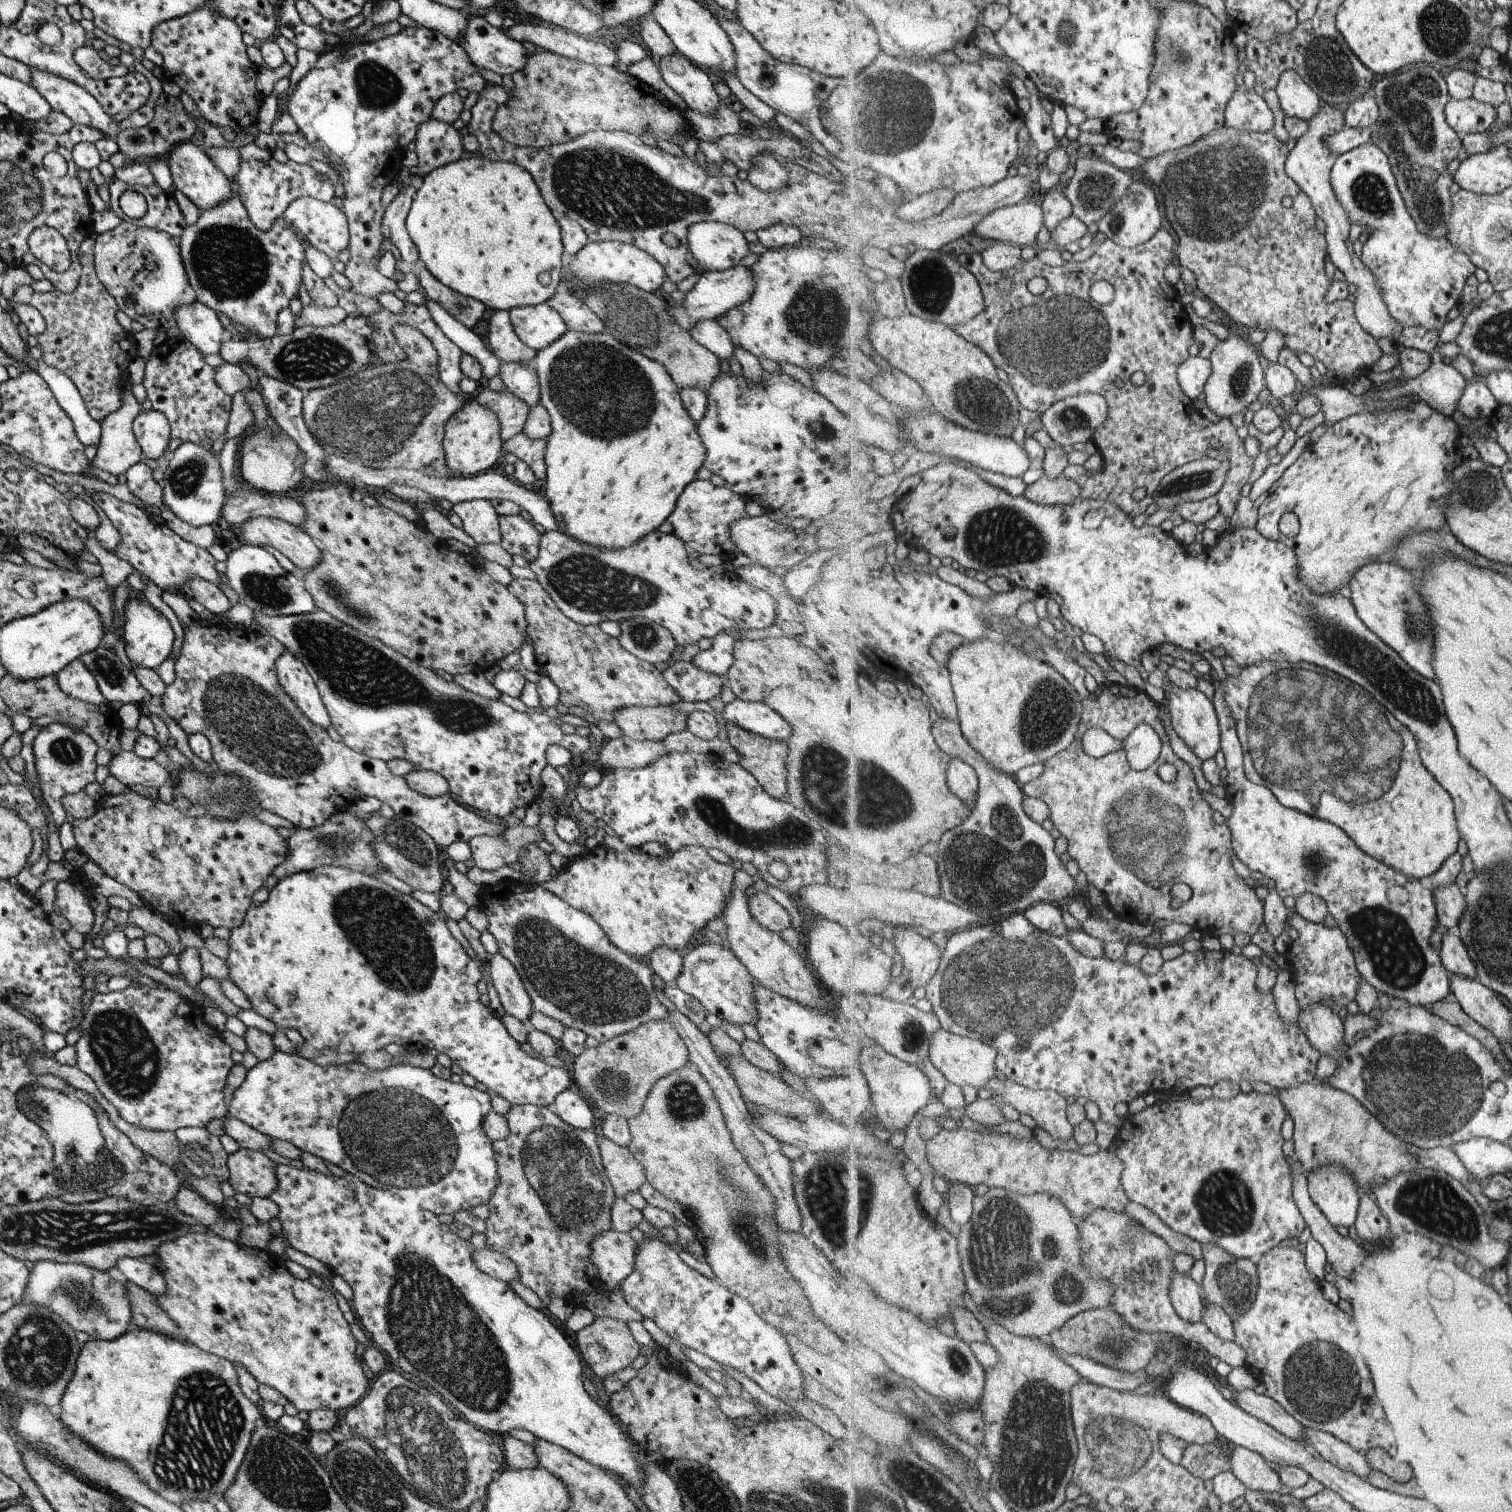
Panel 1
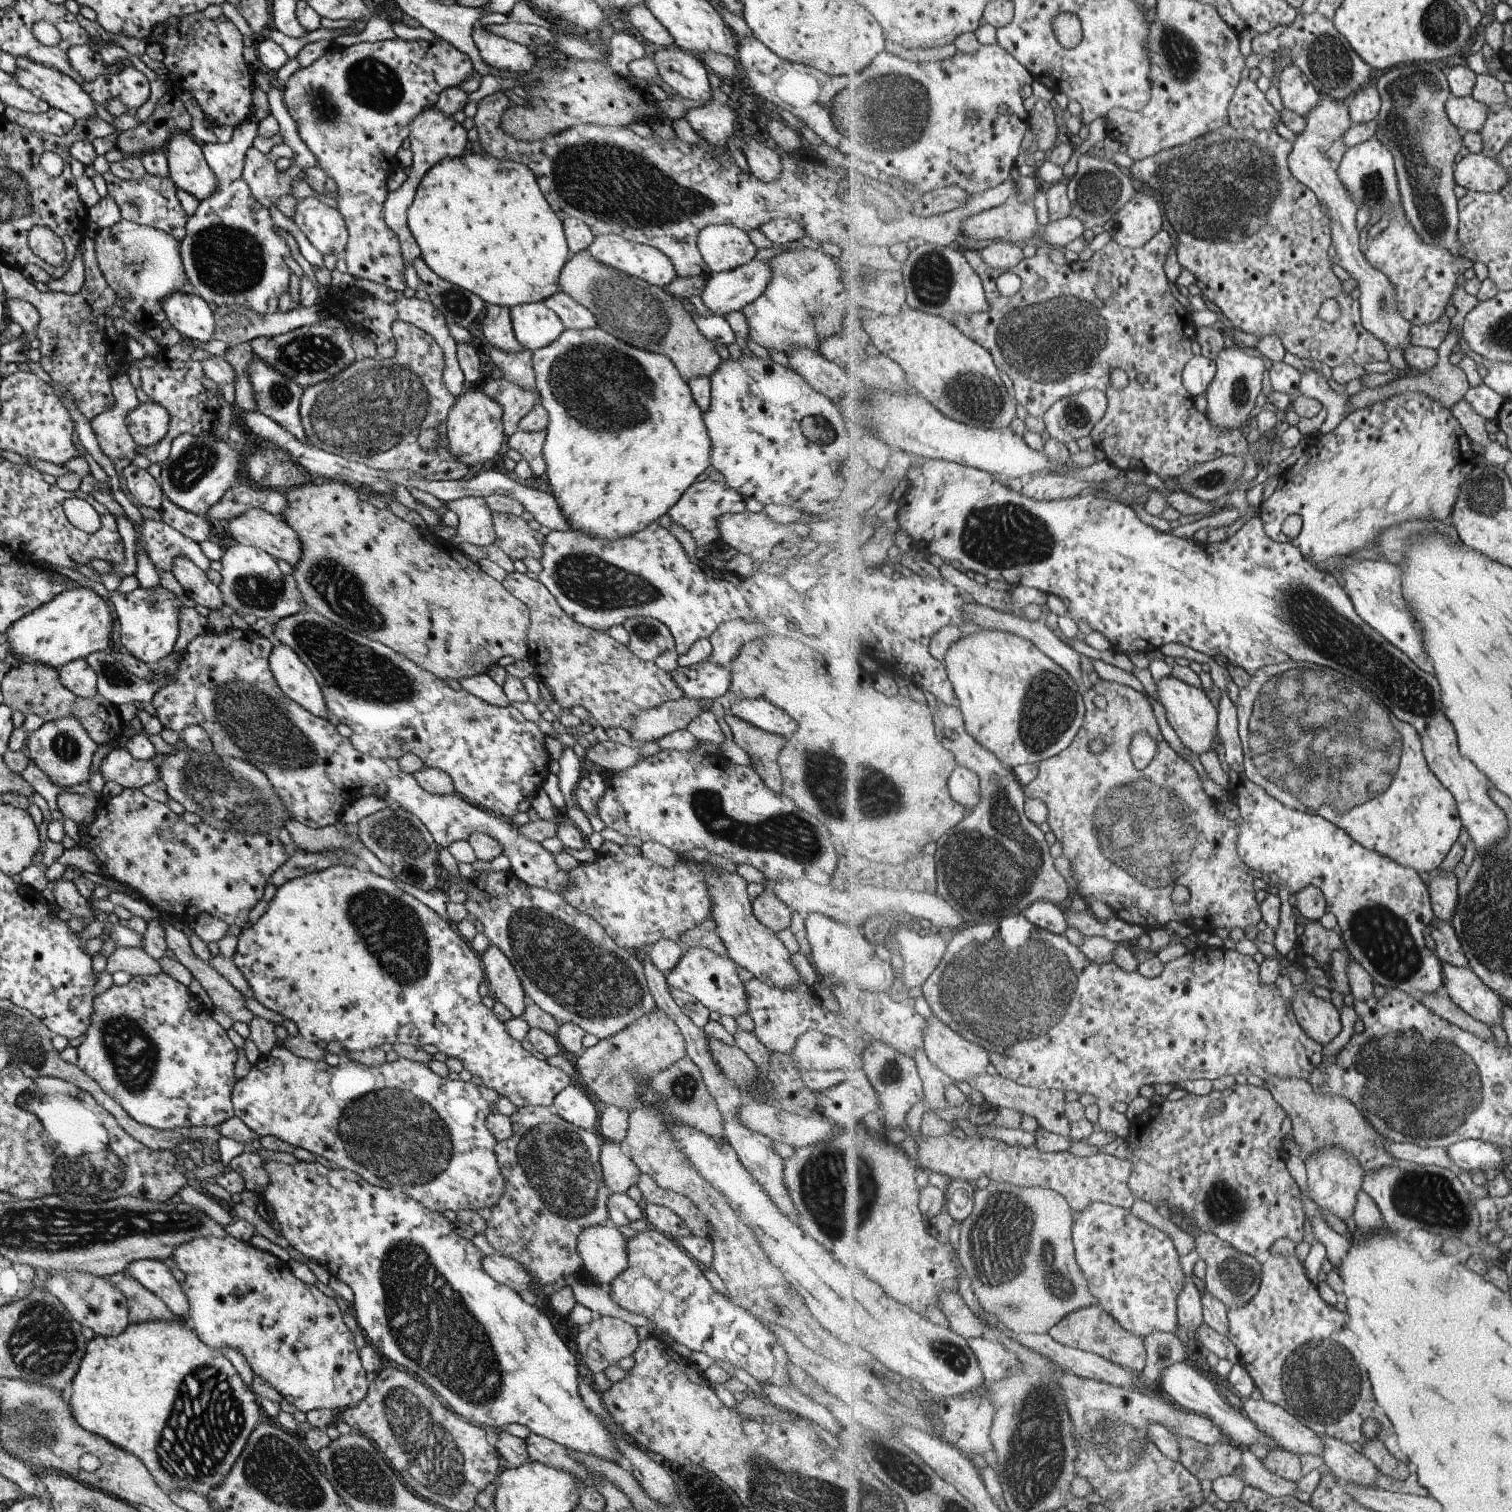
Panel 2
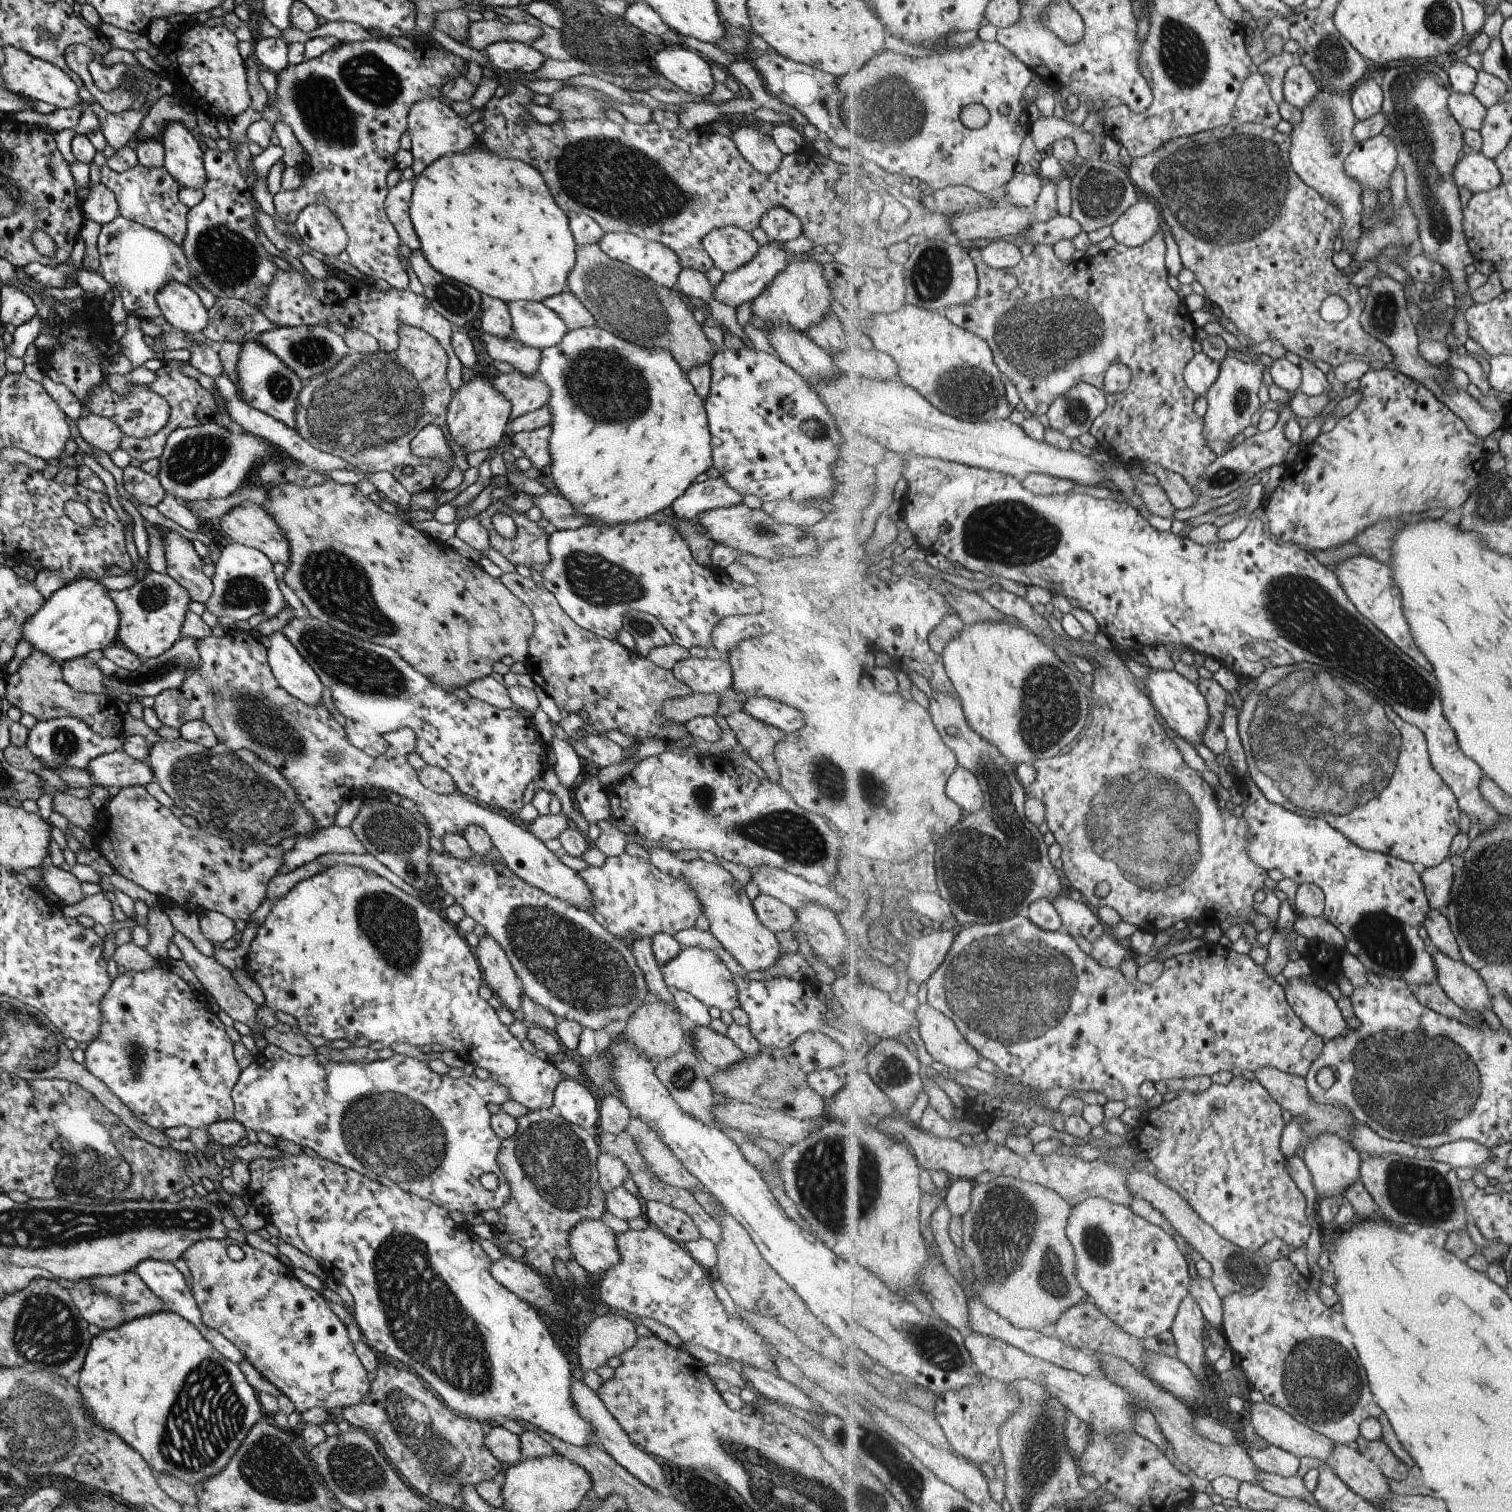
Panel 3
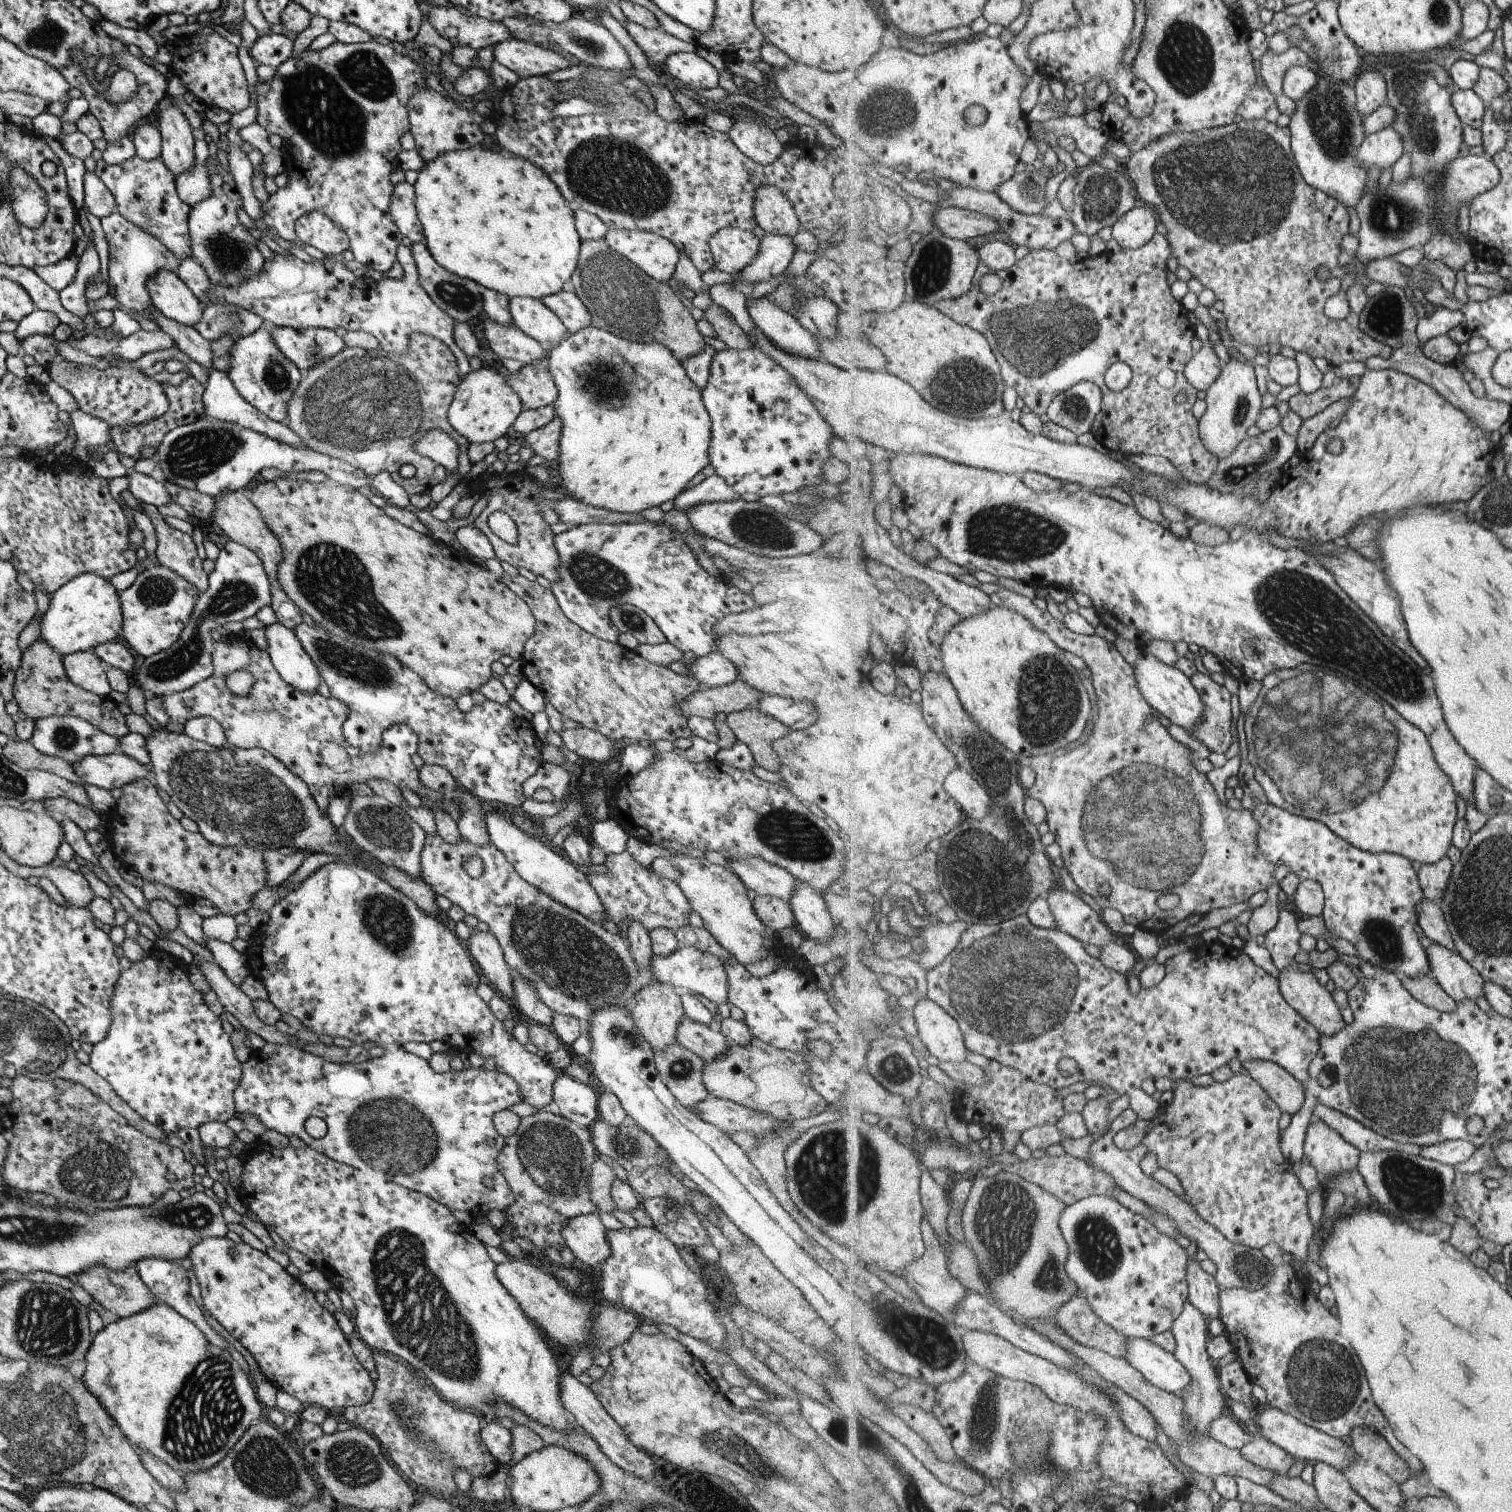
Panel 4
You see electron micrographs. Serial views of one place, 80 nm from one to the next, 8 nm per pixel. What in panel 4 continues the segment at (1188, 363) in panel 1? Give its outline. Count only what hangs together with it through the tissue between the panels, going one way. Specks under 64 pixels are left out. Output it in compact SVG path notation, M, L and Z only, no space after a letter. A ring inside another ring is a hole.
M1205 344L1186 366L1186 377L1197 390L1209 390L1221 376L1224 365L1213 344Z

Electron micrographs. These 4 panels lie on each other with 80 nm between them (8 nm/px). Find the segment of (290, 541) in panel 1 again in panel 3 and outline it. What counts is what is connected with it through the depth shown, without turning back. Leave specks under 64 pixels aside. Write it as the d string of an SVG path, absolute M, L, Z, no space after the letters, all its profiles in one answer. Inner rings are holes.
M243 501L219 517L221 530L234 540L262 552L271 564L288 565L288 544L279 527L259 505Z

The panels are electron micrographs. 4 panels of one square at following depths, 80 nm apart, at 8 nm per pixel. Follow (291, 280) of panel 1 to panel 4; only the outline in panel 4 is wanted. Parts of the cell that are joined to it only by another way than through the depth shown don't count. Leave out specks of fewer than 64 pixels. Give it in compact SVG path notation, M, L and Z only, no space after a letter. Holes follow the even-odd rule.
M207 159L206 169L212 186L209 198L190 207L187 226L190 236L190 256L203 266L211 285L234 287L246 278L254 277L261 268L264 258L255 247L256 235L237 221L235 209L241 205L234 188L232 176L224 172L215 162ZM319 211L303 213L294 222L294 234L324 255L336 255L348 248L347 235Z

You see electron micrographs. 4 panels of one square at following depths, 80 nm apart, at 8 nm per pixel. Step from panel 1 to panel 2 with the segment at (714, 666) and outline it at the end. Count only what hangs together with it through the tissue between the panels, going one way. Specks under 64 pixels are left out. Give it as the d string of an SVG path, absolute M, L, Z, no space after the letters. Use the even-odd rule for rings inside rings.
M743 619L722 622L714 628L709 638L712 651L707 659L714 662L714 665L728 668L744 642L755 640L763 634L767 634L767 628L761 622Z

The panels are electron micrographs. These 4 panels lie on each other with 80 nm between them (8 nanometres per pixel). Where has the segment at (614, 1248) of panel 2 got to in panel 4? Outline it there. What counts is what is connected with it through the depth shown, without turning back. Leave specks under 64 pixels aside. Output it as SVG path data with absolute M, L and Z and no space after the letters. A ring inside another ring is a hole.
M597 1211L577 1215L565 1221L560 1230L564 1246L569 1248L578 1265L599 1267L610 1253L606 1229Z

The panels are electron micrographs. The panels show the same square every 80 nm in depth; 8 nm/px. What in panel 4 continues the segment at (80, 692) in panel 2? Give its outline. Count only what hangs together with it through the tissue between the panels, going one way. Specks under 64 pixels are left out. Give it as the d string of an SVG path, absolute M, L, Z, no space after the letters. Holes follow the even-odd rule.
M91 650L77 651L62 657L67 678L78 687L97 696L107 697L109 683L105 677L105 668L99 657Z

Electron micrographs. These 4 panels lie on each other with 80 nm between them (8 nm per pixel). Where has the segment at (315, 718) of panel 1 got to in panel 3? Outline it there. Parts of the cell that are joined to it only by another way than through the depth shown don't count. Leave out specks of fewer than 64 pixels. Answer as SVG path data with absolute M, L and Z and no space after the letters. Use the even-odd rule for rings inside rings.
M276 630L264 642L269 668L283 690L303 704L316 707L317 703L321 703L321 681L291 641Z

